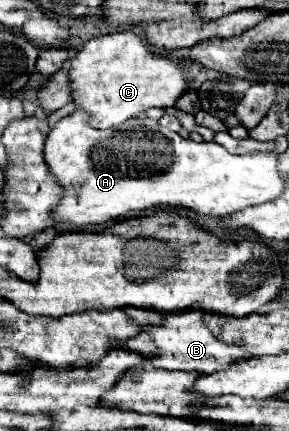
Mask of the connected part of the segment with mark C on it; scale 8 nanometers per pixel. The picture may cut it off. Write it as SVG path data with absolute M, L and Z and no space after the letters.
M129 30L89 40L83 46L83 50L75 54L73 66L69 66L67 74L69 74L69 88L73 102L89 114L89 124L101 130L123 124L125 120L135 118L139 112L145 112L153 106L155 108L175 106L177 98L185 92L185 70L181 70L177 64L173 64L167 58L151 54L149 44L143 40L143 36Z

